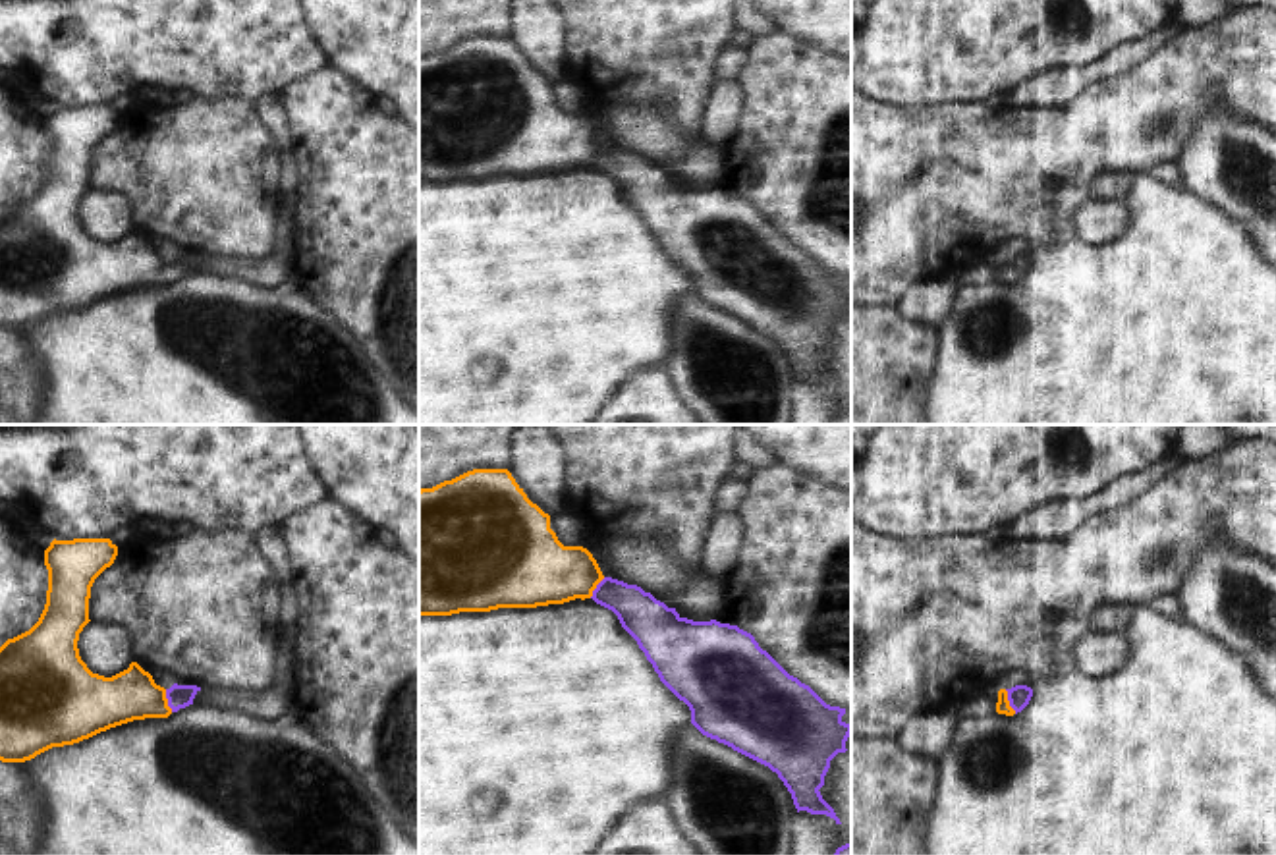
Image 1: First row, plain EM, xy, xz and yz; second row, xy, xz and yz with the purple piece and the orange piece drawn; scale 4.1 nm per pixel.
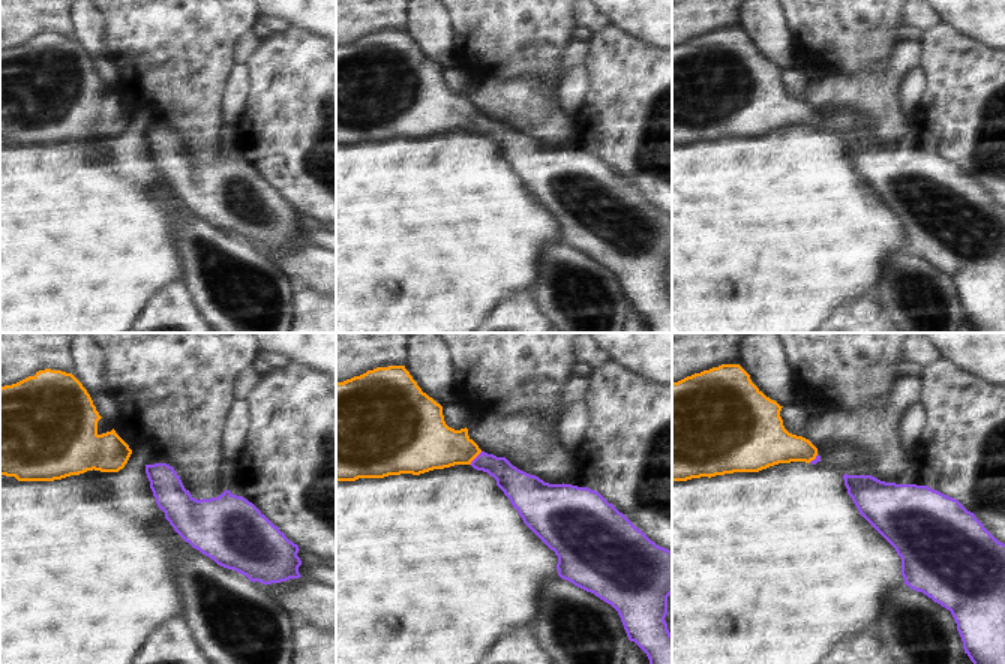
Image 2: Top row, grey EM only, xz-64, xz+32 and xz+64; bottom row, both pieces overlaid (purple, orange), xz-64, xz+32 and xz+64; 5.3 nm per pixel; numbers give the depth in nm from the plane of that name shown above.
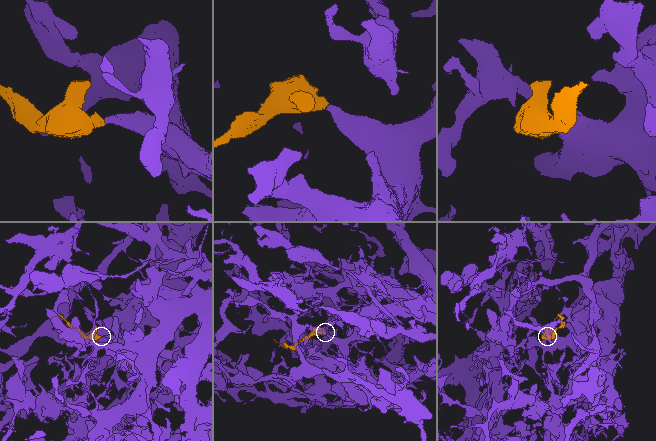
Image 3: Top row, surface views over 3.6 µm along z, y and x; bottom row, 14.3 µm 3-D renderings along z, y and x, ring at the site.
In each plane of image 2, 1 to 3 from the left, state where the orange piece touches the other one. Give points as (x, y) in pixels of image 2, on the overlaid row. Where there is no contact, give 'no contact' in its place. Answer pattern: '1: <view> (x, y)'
1: no contact
2: xz+32 (476, 457)
3: xz+64 (815, 459)

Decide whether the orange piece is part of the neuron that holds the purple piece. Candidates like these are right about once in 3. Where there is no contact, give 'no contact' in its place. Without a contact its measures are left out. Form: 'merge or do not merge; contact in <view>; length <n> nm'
merge; contact in yz; length 120 nm

